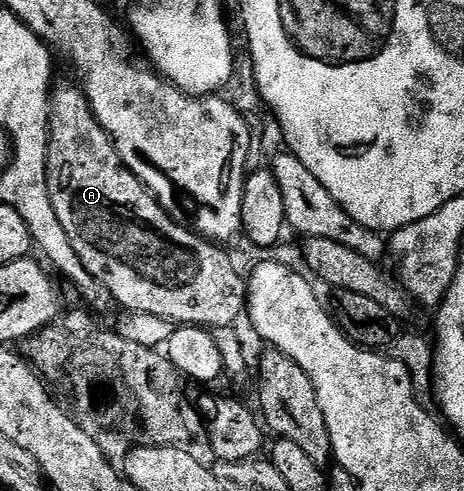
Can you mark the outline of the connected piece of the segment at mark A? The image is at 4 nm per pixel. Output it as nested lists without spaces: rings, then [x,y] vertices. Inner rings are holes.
[[[57,86],[50,95],[48,105],[48,196],[54,205],[54,213],[58,213],[58,221],[62,224],[62,229],[66,229],[66,237],[70,237],[70,245],[74,245],[74,253],[78,253],[84,268],[108,290],[109,296],[115,302],[117,299],[121,303],[124,311],[150,313],[167,319],[173,325],[191,325],[205,329],[233,326],[237,322],[235,319],[239,315],[241,318],[246,311],[246,283],[238,273],[234,273],[227,250],[223,246],[203,239],[185,224],[176,222],[164,212],[162,205],[149,193],[148,188],[138,181],[138,177],[134,177],[132,170],[122,161],[122,157],[116,152],[116,145],[112,142],[112,138],[106,134],[100,122],[94,117],[83,91],[79,86],[71,86],[60,88]]]

